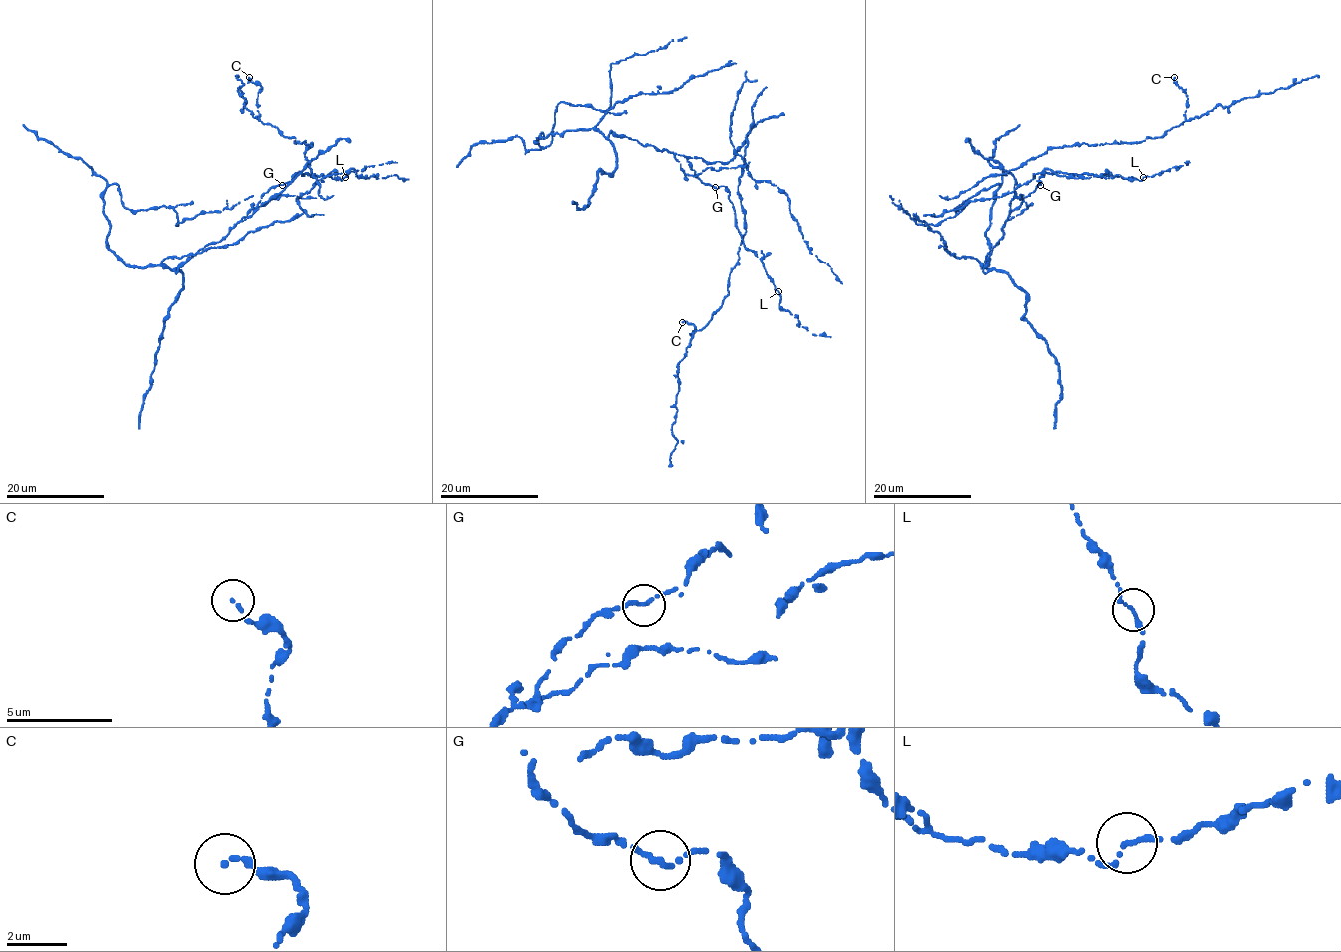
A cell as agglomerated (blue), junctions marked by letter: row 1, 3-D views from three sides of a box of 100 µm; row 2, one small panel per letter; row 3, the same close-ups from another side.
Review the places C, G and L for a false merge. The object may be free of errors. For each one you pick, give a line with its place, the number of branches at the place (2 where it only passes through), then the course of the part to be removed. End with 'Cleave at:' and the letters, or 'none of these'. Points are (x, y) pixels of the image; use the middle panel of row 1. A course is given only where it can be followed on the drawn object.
Cleave at: none of these

